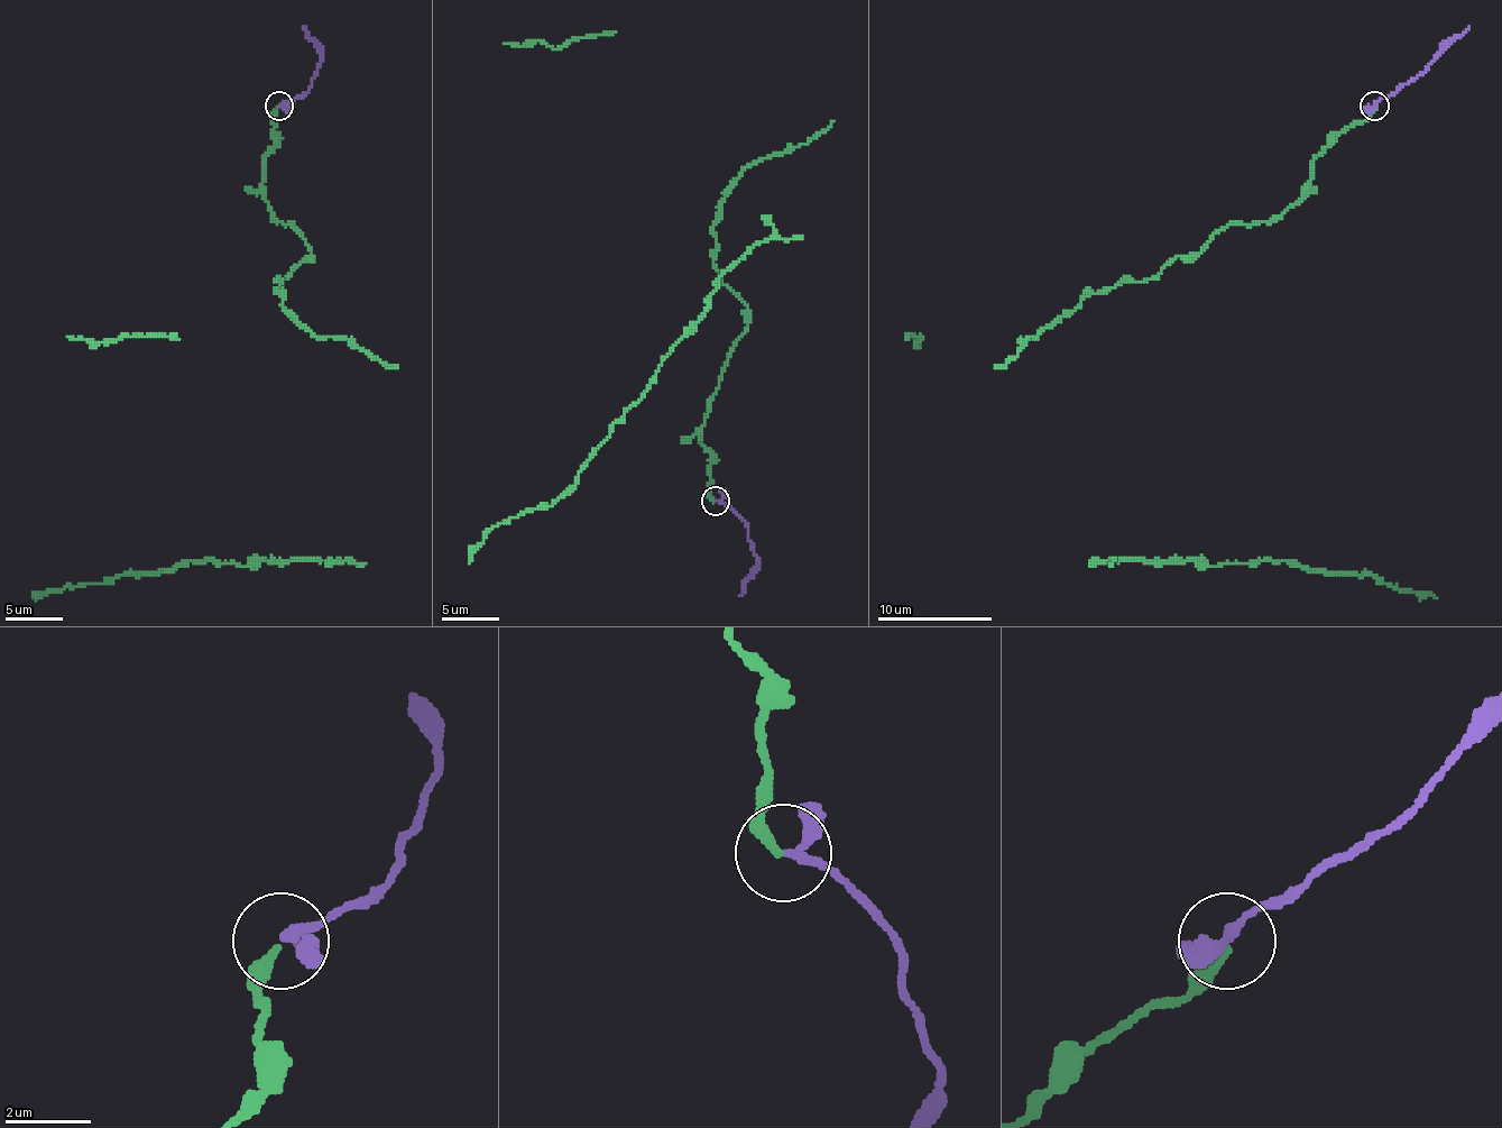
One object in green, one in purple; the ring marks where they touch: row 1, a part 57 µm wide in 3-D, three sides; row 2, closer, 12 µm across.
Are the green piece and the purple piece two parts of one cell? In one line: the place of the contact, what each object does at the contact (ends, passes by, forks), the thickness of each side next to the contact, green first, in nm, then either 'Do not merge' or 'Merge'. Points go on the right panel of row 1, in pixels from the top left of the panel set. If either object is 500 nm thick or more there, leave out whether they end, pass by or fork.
Place: (1374, 106). At the ring green ends. At the ring purple passes by. Thickness 240 nm (green) against 240 nm. Merge

